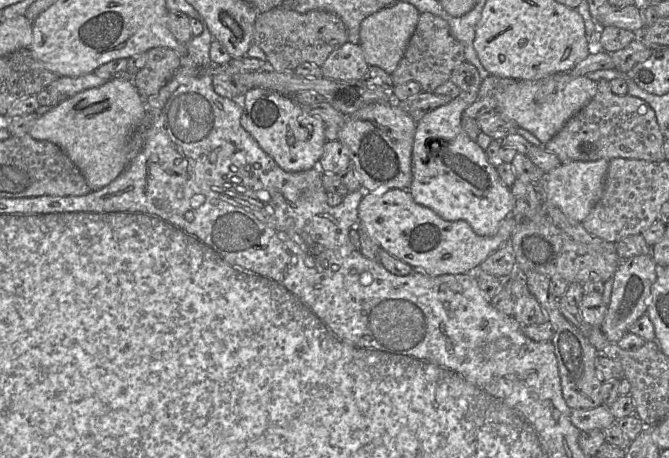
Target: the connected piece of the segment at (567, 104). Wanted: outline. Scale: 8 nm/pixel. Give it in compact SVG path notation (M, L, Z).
M568 72L557 73L539 80L517 80L501 94L495 111L514 120L521 128L546 144L564 125L595 96L598 82Z

